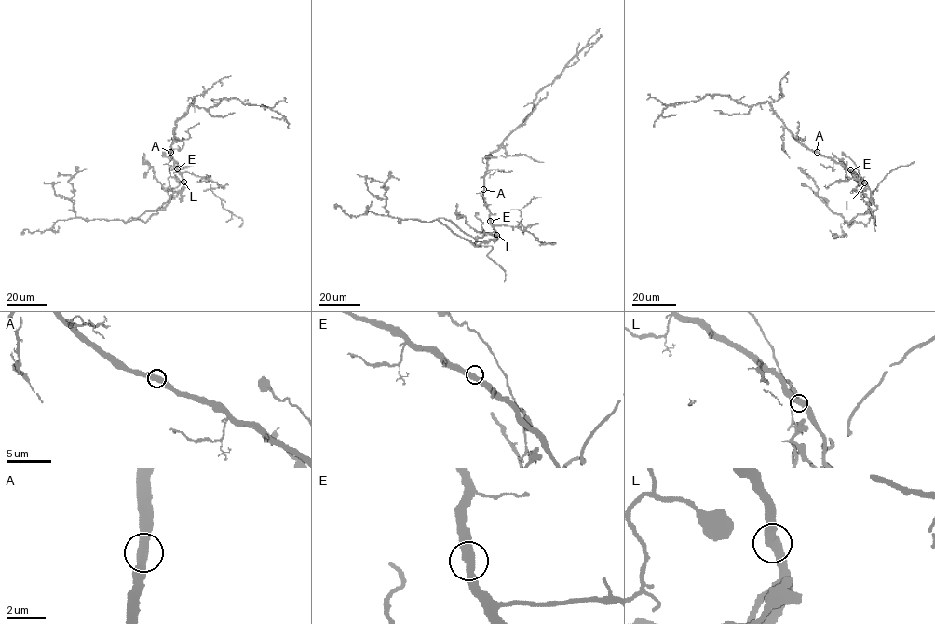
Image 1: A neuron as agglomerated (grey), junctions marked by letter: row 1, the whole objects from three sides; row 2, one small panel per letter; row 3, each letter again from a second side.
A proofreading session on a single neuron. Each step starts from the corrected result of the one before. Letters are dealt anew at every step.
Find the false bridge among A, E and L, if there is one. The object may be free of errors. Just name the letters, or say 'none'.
none

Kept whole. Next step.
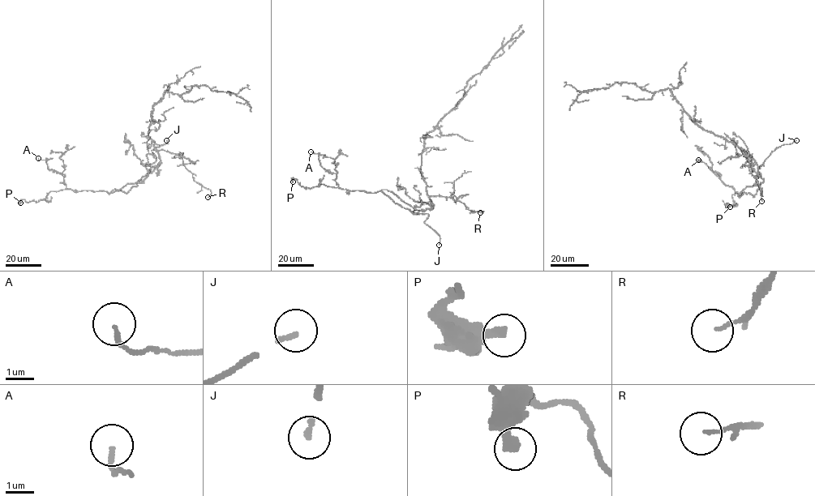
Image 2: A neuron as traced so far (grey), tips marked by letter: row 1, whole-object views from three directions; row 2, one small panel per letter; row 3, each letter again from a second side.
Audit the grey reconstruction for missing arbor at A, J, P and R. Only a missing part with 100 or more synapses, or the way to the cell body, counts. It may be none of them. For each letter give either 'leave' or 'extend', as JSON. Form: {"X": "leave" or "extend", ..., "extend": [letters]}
{"A": "leave", "J": "extend", "P": "leave", "R": "leave", "extend": ["J"]}

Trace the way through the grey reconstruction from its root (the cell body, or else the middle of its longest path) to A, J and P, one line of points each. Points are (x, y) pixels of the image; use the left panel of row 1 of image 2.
A: (152, 140), (160, 162), (126, 193), (67, 189), (63, 177), (38, 158)
J: (152, 140), (160, 162), (143, 166), (156, 160), (152, 151), (167, 144), (166, 140)
P: (152, 140), (160, 162), (126, 193), (64, 189), (50, 191), (37, 202), (20, 203)

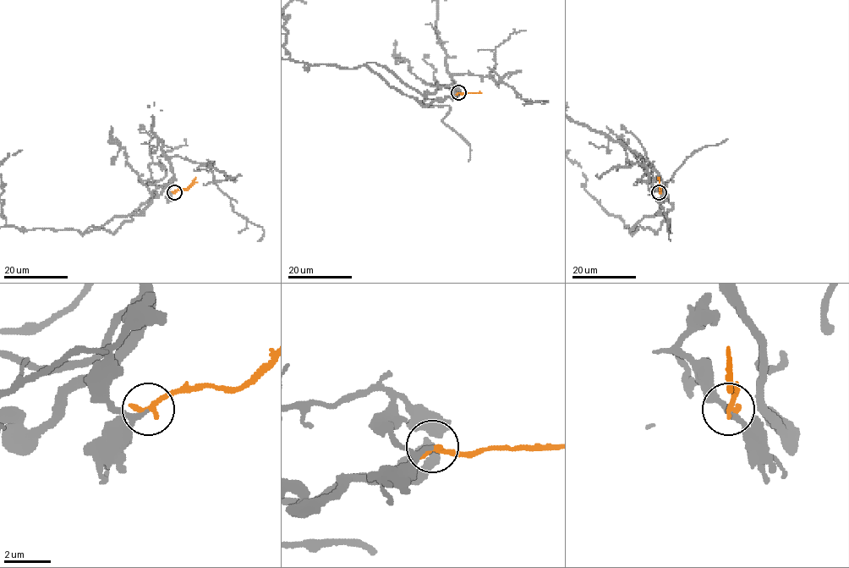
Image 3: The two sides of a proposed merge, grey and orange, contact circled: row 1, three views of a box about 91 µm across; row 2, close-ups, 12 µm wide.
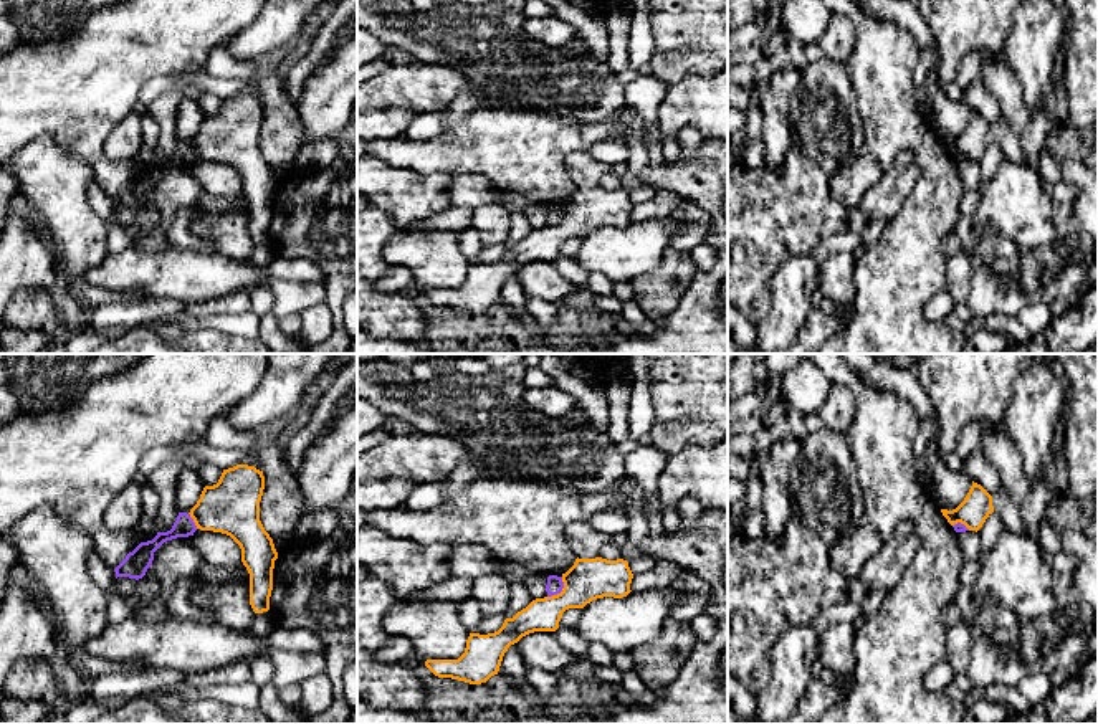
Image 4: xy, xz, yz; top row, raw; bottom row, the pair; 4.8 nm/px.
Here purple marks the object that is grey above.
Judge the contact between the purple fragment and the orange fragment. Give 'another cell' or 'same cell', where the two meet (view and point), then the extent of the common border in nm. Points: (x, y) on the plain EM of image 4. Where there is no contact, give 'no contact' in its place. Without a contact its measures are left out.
another cell; contact xz (561, 220); length 130 nm

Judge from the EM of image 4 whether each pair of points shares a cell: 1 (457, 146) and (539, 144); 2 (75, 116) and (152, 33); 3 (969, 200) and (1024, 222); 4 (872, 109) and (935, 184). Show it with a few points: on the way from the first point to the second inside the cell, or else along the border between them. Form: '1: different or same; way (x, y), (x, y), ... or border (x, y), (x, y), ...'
1: same; way (477, 144), (520, 144)
2: same; way (90, 96), (133, 53)
3: different; border (981, 189), (981, 199), (971, 212)
4: same; way (893, 119), (935, 162)

